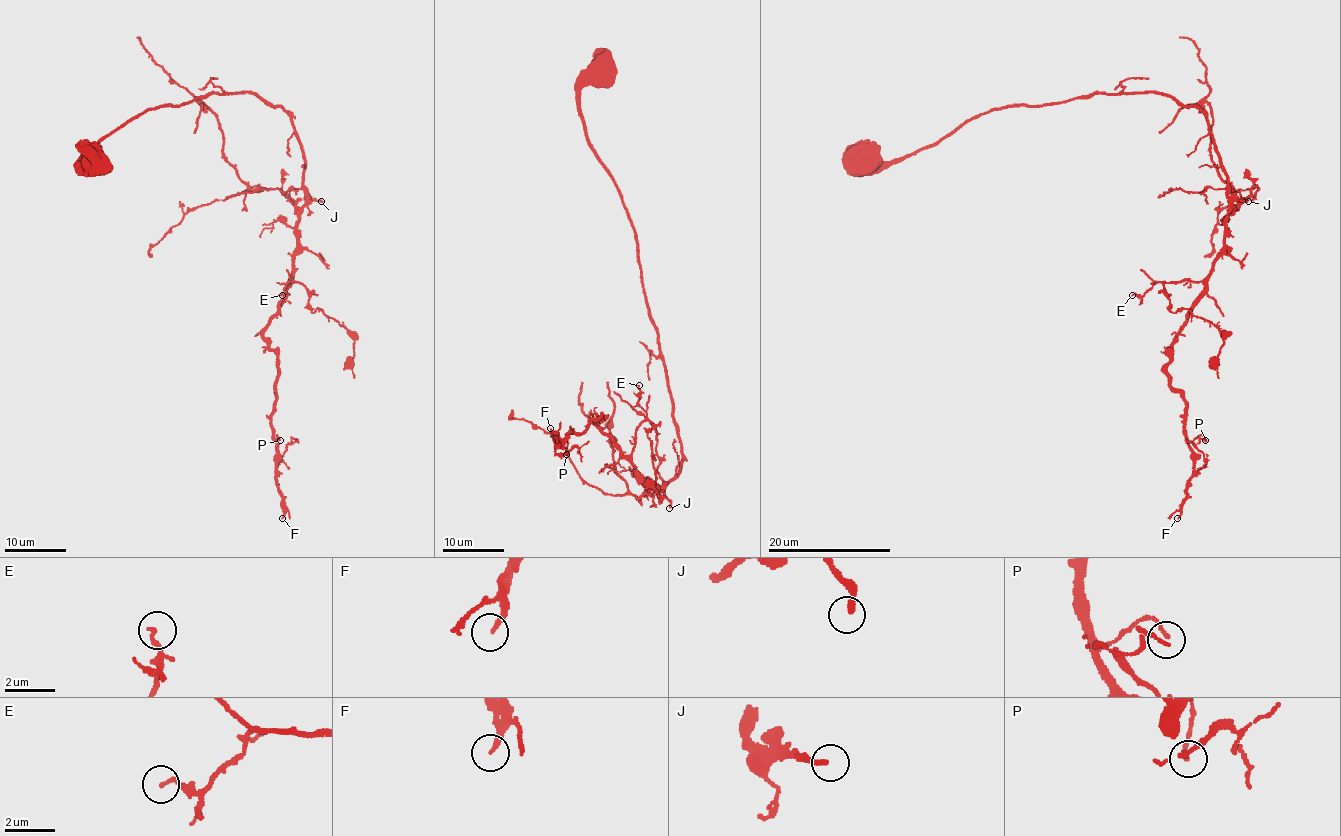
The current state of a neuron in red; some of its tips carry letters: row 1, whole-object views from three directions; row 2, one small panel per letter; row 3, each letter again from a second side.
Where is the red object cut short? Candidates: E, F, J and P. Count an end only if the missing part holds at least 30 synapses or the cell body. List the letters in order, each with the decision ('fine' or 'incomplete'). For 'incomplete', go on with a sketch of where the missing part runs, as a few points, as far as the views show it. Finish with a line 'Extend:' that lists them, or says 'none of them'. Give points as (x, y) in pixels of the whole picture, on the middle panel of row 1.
E: fine
F: fine
J: incomplete
P: fine
Extend: J

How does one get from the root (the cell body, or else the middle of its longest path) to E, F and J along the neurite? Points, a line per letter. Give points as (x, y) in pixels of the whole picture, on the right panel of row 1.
E: (859, 162), (902, 160), (1011, 105), (1159, 93), (1197, 107), (1227, 177), (1225, 246), (1201, 281), (1132, 295)
F: (859, 162), (902, 160), (1011, 105), (1159, 93), (1198, 108), (1230, 206), (1167, 365), (1192, 452), (1177, 518)
J: (859, 162), (902, 160), (972, 119), (1011, 105), (1159, 93), (1198, 108), (1228, 194), (1248, 201)

